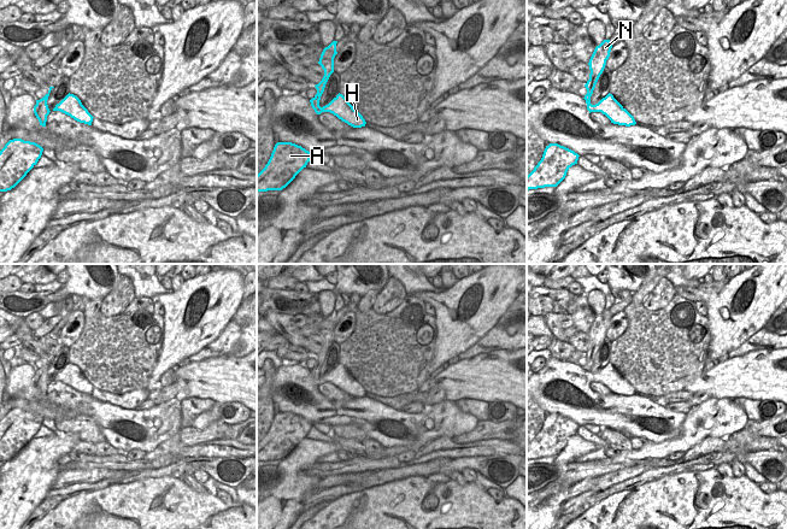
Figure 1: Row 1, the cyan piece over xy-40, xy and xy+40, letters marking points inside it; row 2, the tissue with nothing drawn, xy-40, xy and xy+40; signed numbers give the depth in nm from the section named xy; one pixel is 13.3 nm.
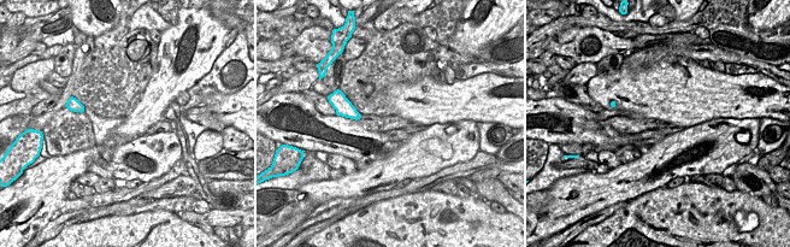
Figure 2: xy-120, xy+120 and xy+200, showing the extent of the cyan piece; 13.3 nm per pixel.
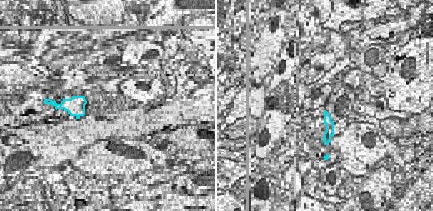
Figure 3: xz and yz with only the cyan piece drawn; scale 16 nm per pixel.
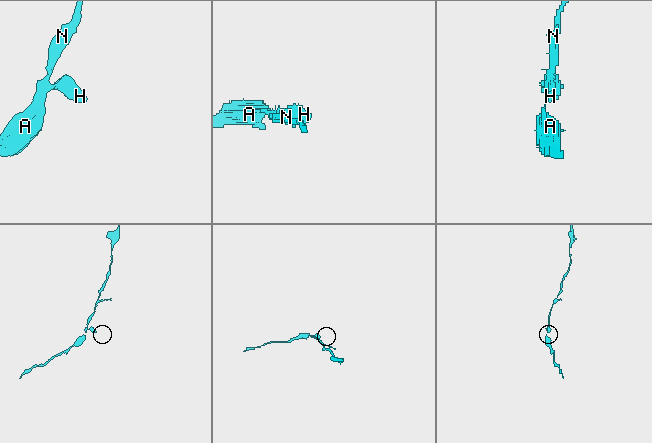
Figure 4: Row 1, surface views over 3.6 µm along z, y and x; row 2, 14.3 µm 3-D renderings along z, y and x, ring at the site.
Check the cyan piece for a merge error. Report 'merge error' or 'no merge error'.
merge error

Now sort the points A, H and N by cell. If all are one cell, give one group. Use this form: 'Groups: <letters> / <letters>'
Groups: A N / H.

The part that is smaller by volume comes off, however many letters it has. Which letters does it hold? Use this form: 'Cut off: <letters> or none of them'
Cut off: H

